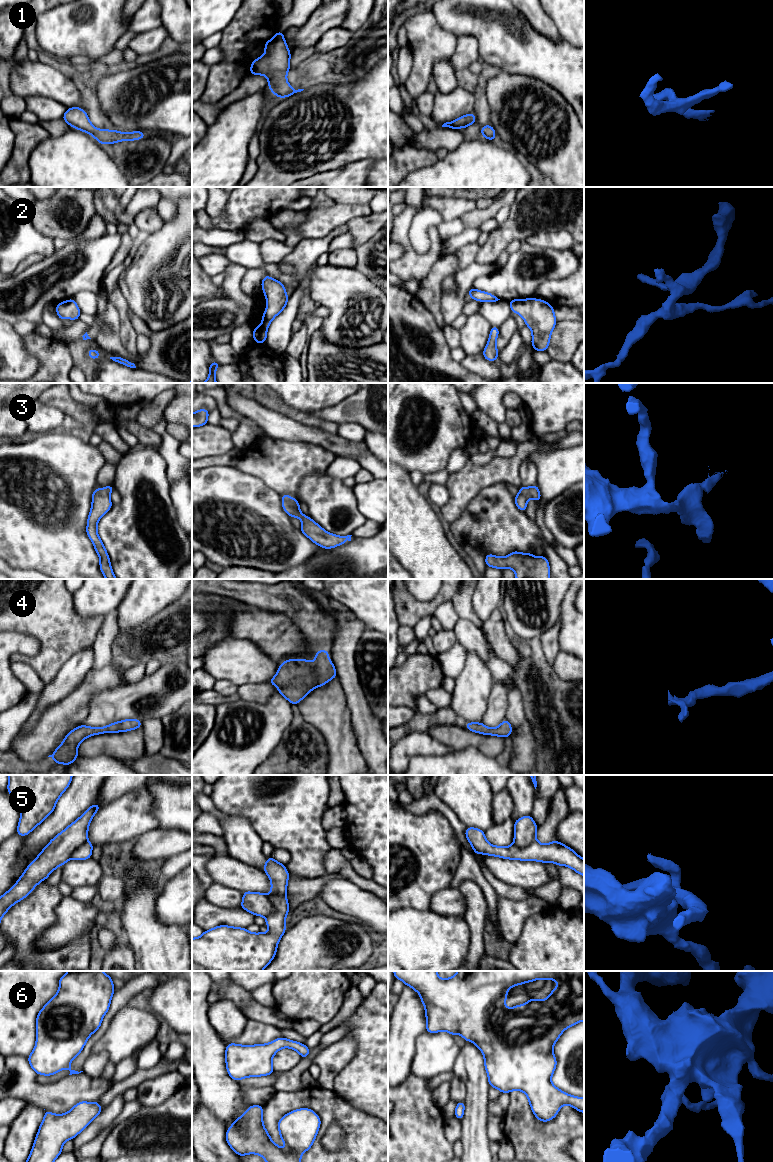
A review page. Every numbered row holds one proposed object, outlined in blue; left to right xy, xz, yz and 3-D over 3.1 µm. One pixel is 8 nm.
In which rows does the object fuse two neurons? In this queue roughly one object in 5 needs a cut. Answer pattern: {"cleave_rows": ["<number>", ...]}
{"cleave_rows": ["5"]}

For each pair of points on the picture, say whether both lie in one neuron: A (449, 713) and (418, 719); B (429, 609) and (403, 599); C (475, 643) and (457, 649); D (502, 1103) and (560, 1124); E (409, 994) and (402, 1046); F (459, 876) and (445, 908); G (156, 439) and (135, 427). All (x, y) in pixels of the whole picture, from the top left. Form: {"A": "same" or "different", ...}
{"A": "same", "B": "same", "C": "different", "D": "different", "E": "same", "F": "different", "G": "same"}

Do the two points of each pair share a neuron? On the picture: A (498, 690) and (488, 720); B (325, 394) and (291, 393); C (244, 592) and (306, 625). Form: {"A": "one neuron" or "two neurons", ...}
{"A": "one neuron", "B": "one neuron", "C": "one neuron"}

